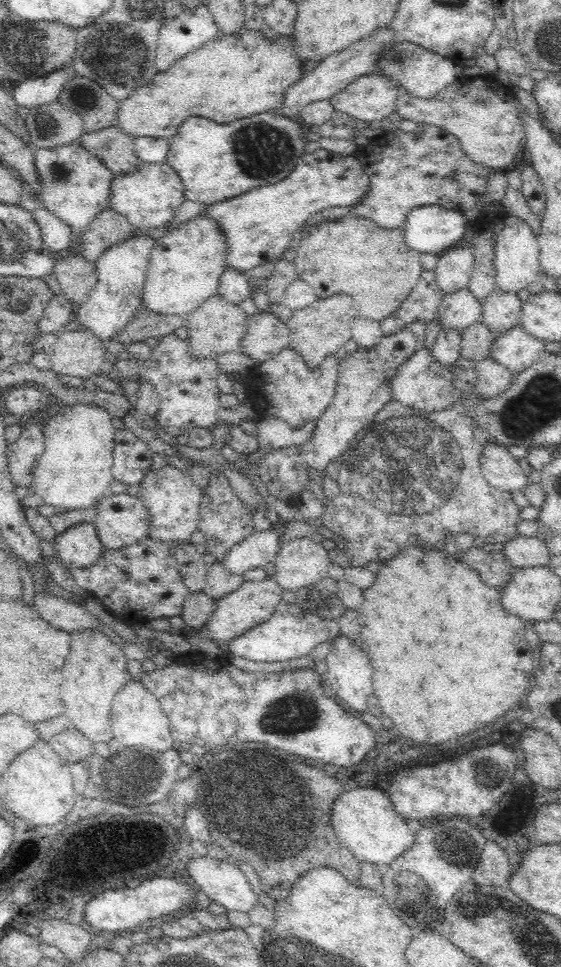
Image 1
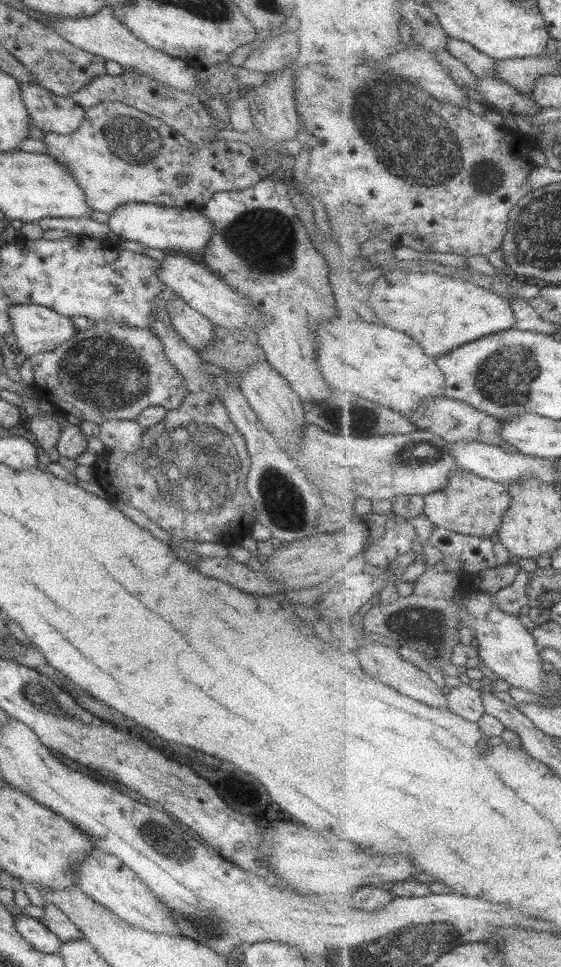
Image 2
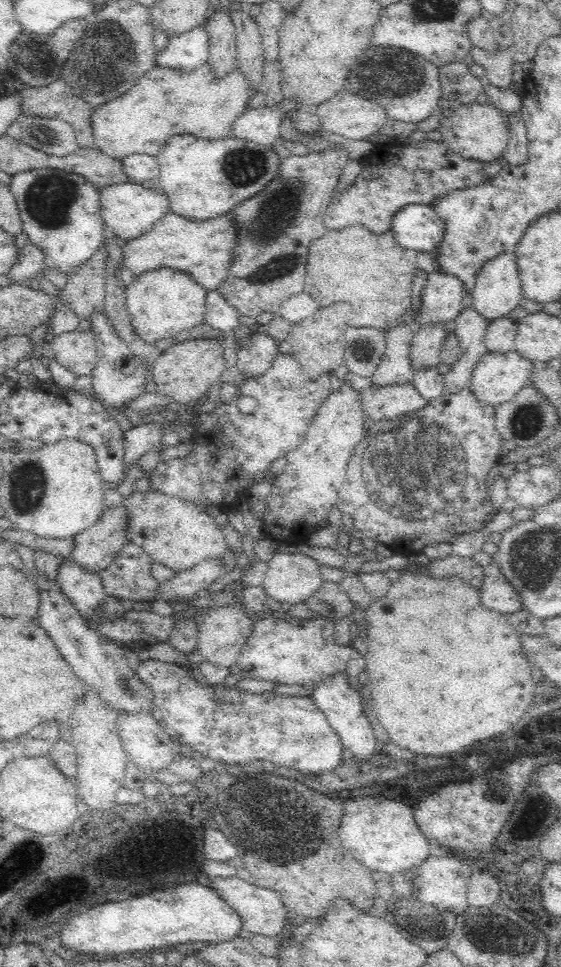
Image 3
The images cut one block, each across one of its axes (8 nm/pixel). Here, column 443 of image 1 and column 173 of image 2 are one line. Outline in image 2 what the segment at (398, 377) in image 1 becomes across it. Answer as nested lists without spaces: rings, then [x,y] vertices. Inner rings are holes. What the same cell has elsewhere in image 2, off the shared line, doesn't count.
[[[91,320],[93,326],[75,332],[53,350],[39,352],[28,357],[33,370],[33,392],[52,404],[57,413],[73,416],[78,421],[101,425],[109,420],[134,420],[149,406],[176,410],[188,396],[182,386],[182,377],[163,355],[159,339],[145,328],[123,326],[105,320]]]

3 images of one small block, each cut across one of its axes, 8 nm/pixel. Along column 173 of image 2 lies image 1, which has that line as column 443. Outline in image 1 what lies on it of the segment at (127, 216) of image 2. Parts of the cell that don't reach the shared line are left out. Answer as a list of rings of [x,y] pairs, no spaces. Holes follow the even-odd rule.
[[[438,205],[410,210],[403,224],[406,244],[420,254],[439,255],[453,248],[463,237],[464,214]]]

